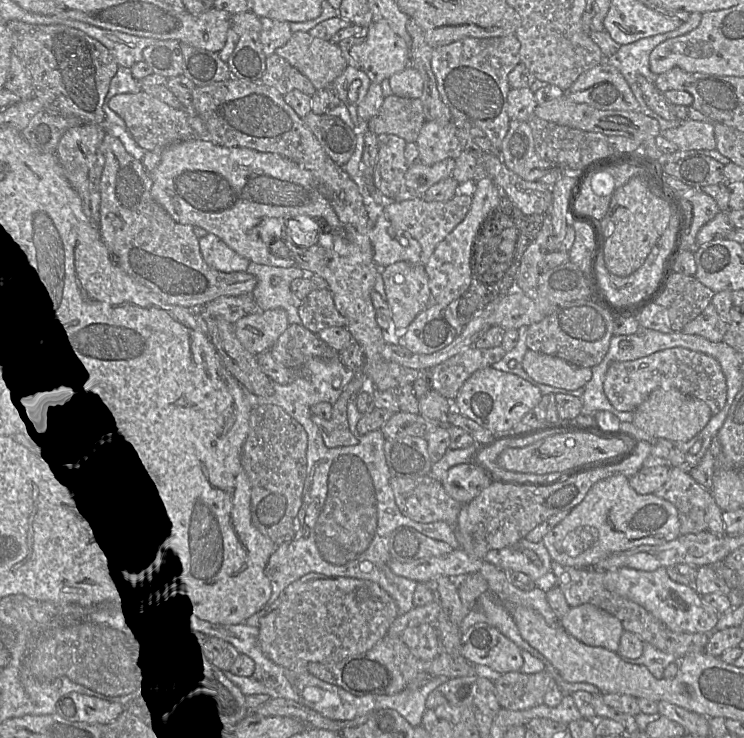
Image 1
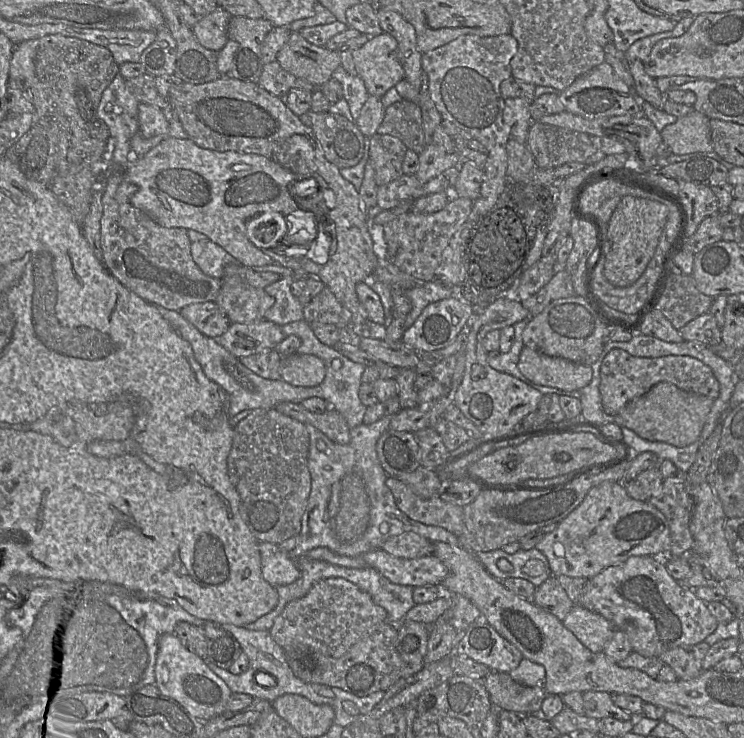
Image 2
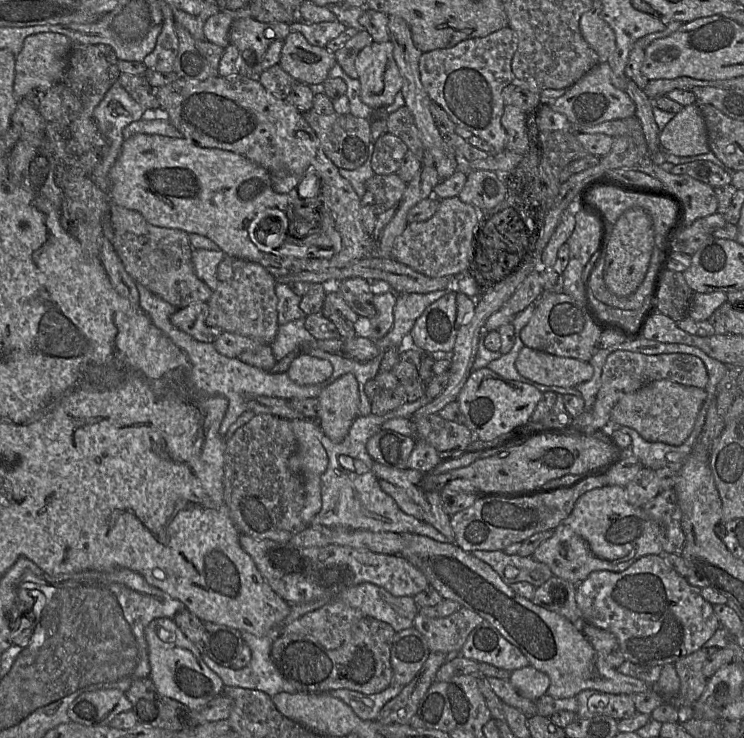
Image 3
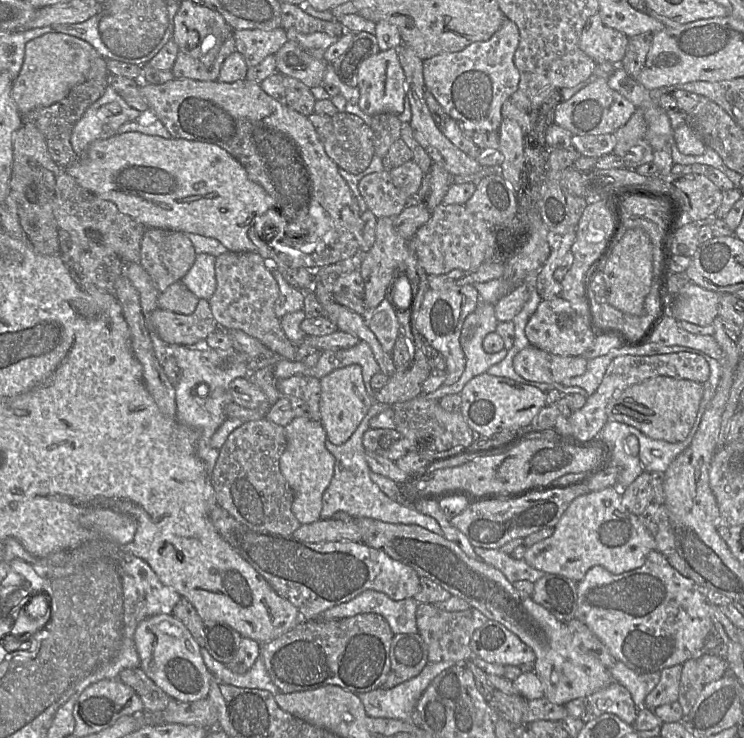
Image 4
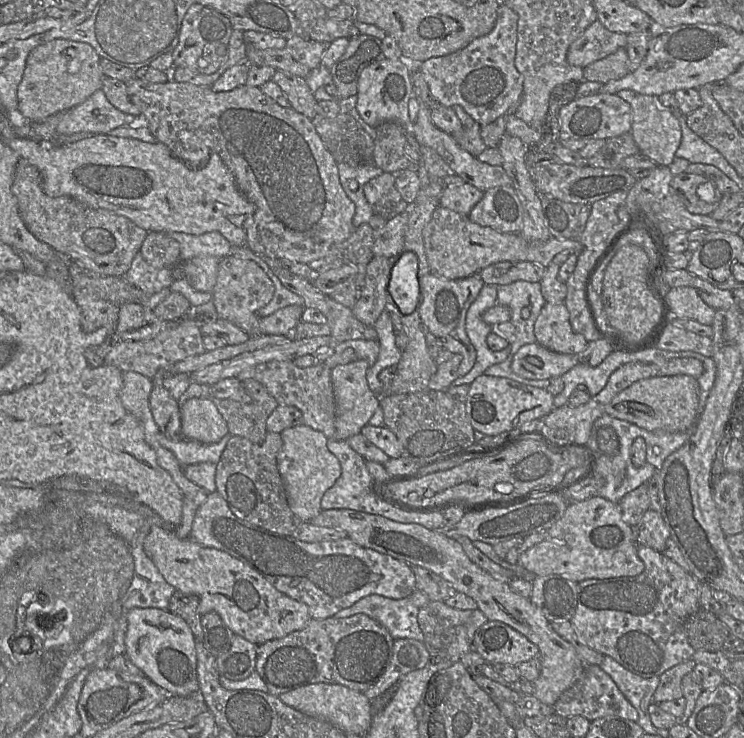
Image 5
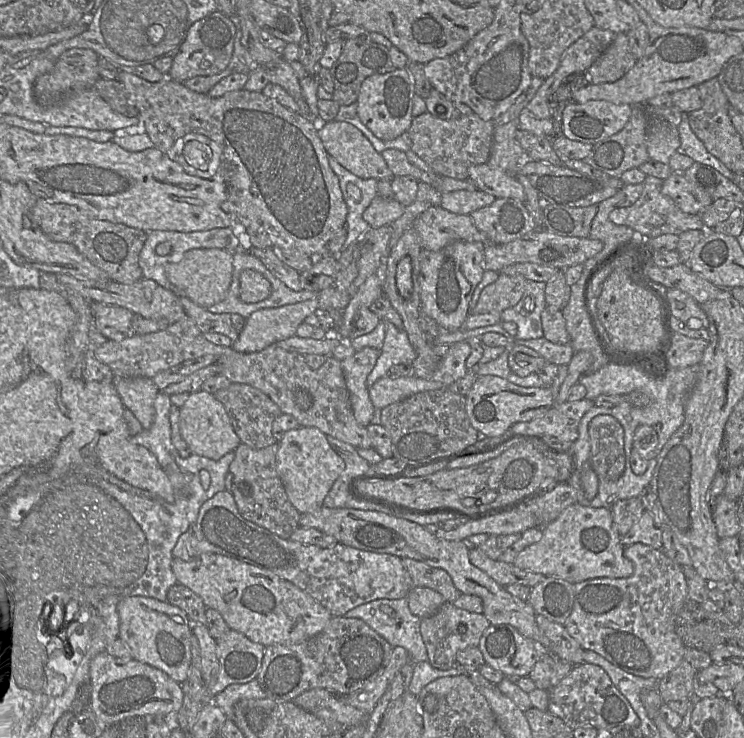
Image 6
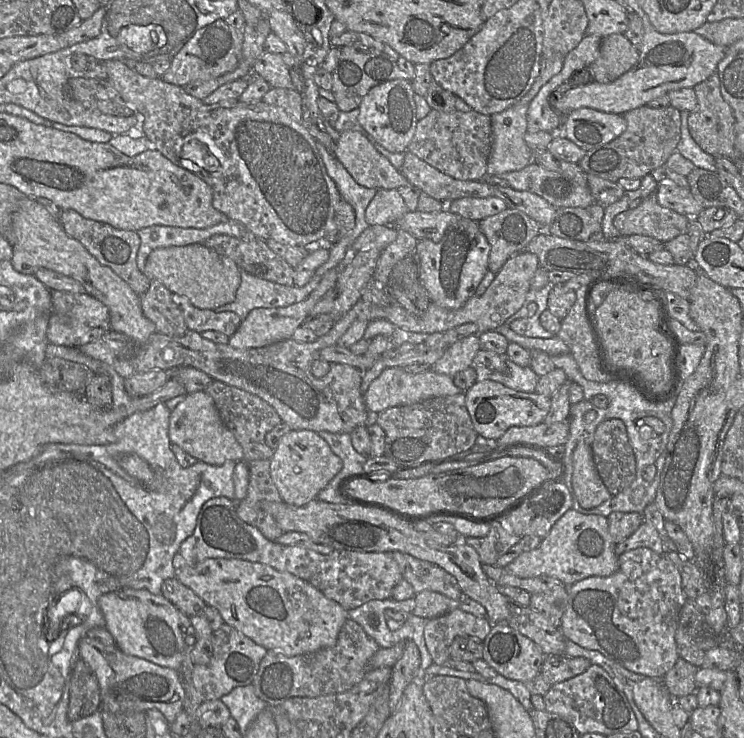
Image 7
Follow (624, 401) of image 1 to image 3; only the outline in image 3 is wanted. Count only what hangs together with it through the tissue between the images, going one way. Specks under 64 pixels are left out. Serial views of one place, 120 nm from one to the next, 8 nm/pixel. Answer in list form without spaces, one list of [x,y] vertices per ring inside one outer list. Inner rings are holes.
[[[616,350],[609,354],[602,368],[601,387],[591,409],[585,410],[574,418],[574,427],[581,431],[592,432],[611,425],[611,410],[618,400],[652,381],[667,379],[686,386],[706,389],[709,374],[704,362],[695,355],[669,353],[645,355],[638,352]]]

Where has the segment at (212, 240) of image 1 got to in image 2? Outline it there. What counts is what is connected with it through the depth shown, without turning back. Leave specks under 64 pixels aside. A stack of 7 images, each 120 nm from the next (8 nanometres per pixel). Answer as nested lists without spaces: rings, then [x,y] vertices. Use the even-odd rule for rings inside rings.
[[[211,240],[192,242],[191,254],[200,270],[213,278],[222,278],[224,268],[228,264],[240,264],[225,249]]]

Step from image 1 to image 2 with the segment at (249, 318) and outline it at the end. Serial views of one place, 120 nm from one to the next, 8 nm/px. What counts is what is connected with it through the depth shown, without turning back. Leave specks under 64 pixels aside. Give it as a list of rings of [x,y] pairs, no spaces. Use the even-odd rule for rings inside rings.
[[[263,319],[249,324],[233,323],[216,340],[239,359],[274,349],[285,337],[279,325]]]

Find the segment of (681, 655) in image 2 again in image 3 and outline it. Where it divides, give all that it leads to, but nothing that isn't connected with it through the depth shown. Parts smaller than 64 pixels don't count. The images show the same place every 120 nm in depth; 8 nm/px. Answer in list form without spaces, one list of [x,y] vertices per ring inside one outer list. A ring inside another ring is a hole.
[[[702,647],[699,650],[678,659],[674,667],[680,679],[678,707],[690,709],[705,690],[707,678],[703,674],[704,662],[714,654],[718,647]]]

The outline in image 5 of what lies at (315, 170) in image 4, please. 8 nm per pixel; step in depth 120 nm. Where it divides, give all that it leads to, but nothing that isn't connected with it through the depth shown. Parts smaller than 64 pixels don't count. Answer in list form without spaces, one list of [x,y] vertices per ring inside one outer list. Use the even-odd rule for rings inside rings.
[[[134,77],[127,82],[127,92],[132,103],[140,109],[142,116],[147,120],[147,126],[158,142],[165,144],[172,154],[188,167],[203,168],[210,157],[210,150],[219,154],[234,176],[238,190],[255,205],[255,212],[247,229],[247,246],[255,254],[263,258],[287,259],[305,264],[325,259],[328,255],[342,257],[342,260],[345,261],[345,248],[348,240],[356,230],[352,223],[355,204],[346,195],[339,180],[337,162],[325,147],[311,119],[291,107],[280,106],[272,98],[264,94],[259,87],[246,84],[230,91],[214,92],[210,86],[198,86],[174,80],[169,80],[165,83],[150,83]]]

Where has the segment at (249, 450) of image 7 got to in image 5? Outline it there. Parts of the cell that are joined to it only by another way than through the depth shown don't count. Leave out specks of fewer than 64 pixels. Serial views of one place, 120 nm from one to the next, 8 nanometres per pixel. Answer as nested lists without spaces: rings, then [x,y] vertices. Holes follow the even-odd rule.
[[[254,379],[243,382],[252,401],[241,403],[231,399],[212,398],[233,436],[240,436],[261,444],[267,434],[266,421],[279,405],[264,385]]]

